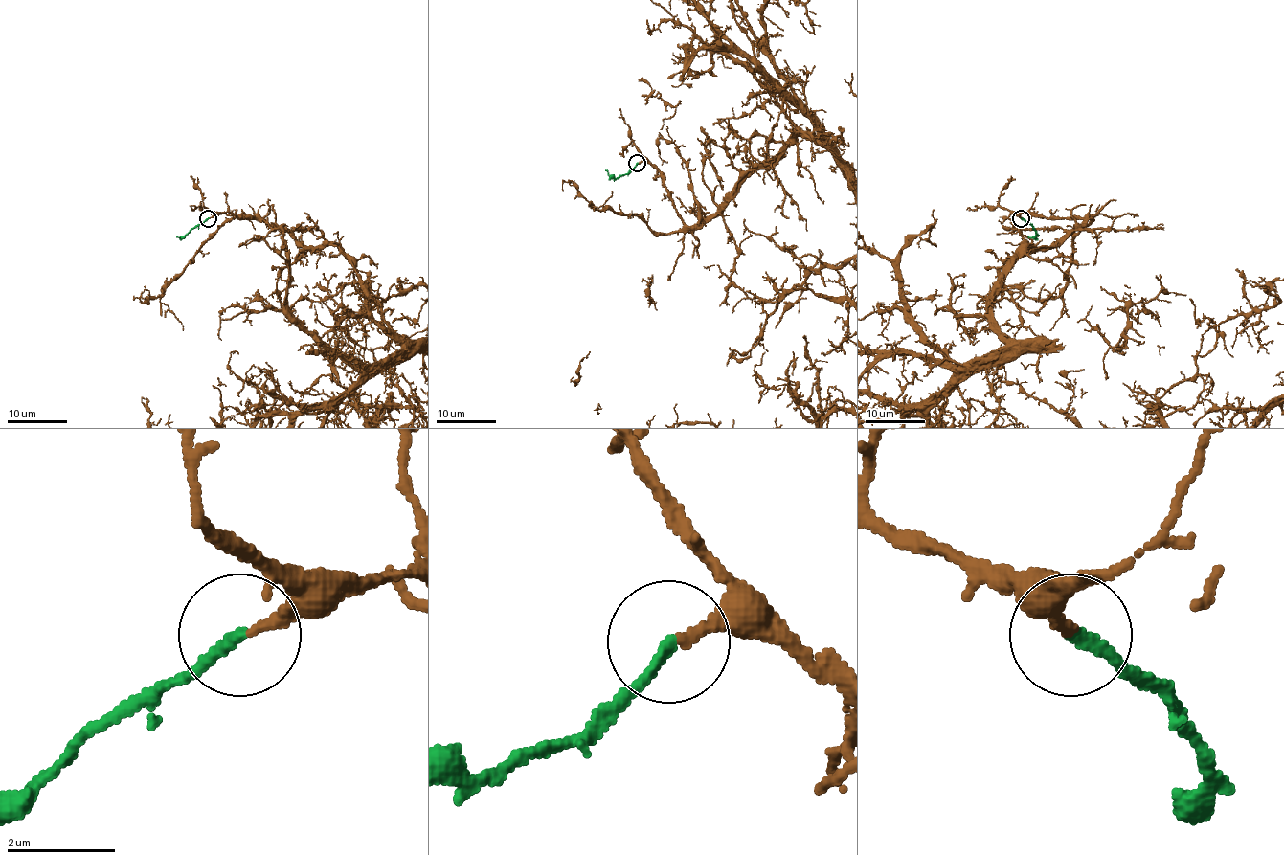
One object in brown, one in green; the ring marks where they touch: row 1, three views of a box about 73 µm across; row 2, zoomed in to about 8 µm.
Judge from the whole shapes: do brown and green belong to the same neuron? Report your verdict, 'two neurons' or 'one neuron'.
one neuron

